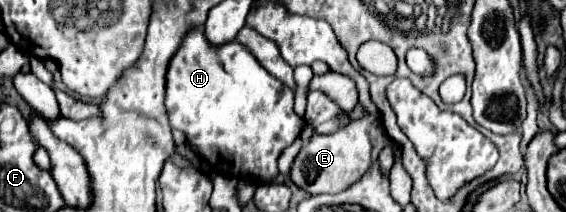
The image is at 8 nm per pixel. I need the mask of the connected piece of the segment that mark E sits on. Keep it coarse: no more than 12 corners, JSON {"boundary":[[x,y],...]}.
{"boundary":[[379,113],[314,134],[292,164],[308,194],[356,182],[390,142]]}

